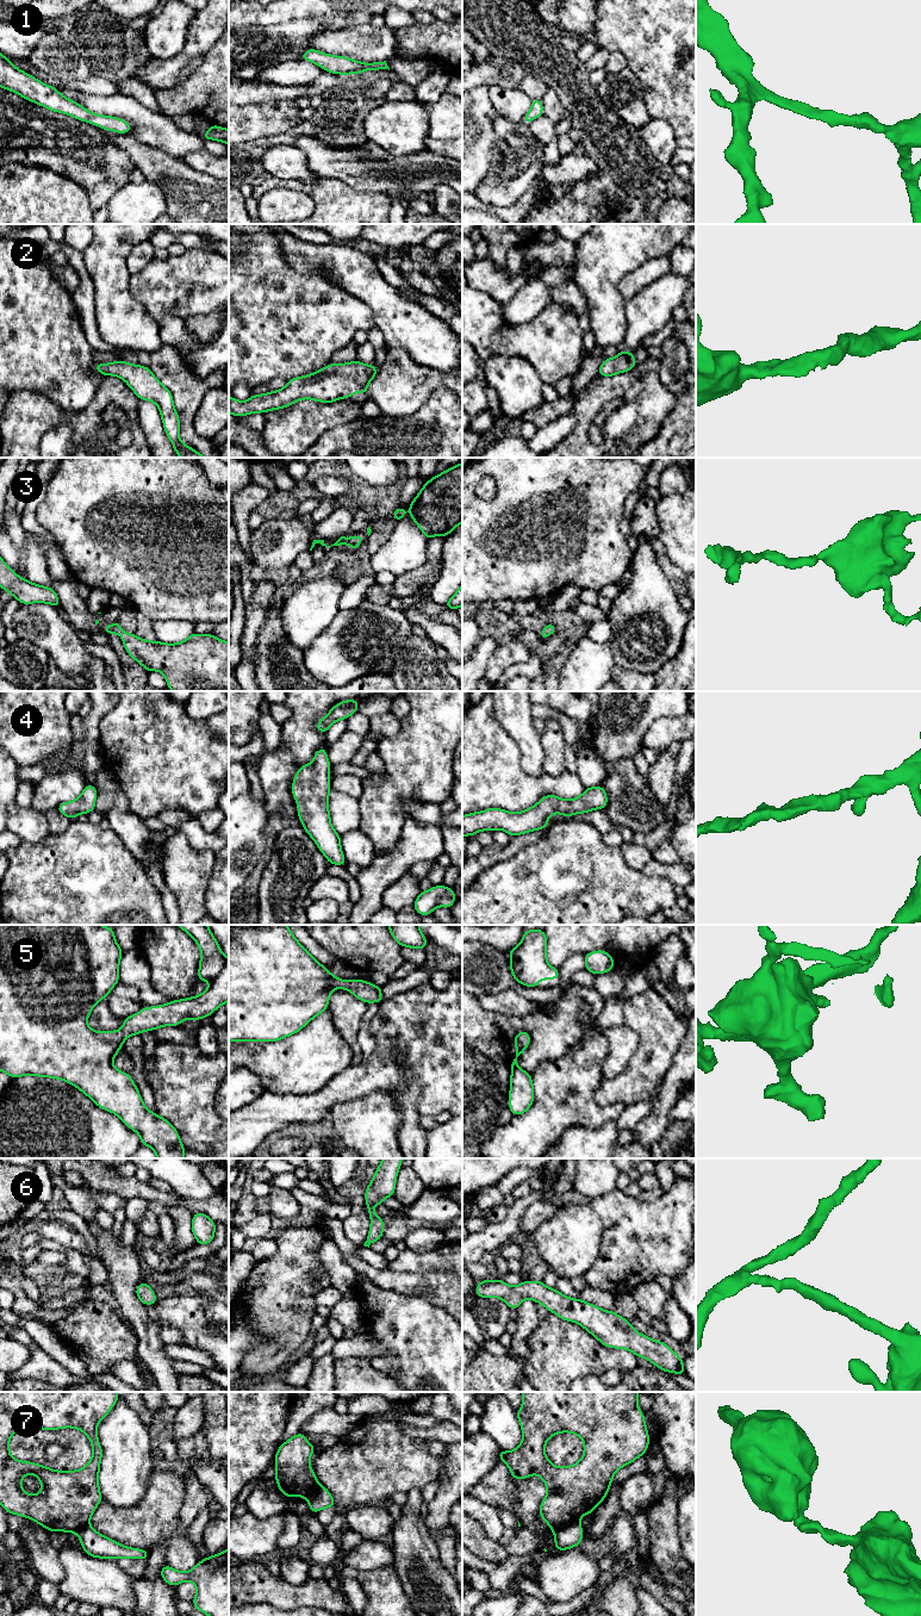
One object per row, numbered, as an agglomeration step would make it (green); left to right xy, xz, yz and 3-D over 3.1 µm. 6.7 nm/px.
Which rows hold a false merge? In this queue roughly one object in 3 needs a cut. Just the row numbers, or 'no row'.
7

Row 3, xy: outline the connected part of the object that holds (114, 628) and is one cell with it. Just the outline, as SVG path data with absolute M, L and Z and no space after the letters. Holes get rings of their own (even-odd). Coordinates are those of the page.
M118 620L104 630L119 634L129 655L148 672L162 672L173 691L229 691L229 642L213 634L193 633L178 644L147 641L124 633Z

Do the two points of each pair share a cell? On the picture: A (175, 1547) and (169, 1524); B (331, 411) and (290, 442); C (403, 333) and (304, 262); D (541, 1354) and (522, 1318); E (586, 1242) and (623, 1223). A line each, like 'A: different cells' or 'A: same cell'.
A: same cell
B: same cell
C: same cell
D: different cells
E: different cells

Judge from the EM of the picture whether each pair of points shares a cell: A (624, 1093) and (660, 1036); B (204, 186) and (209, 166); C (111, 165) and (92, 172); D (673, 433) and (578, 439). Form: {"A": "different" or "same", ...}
{"A": "same", "B": "different", "C": "same", "D": "different"}

